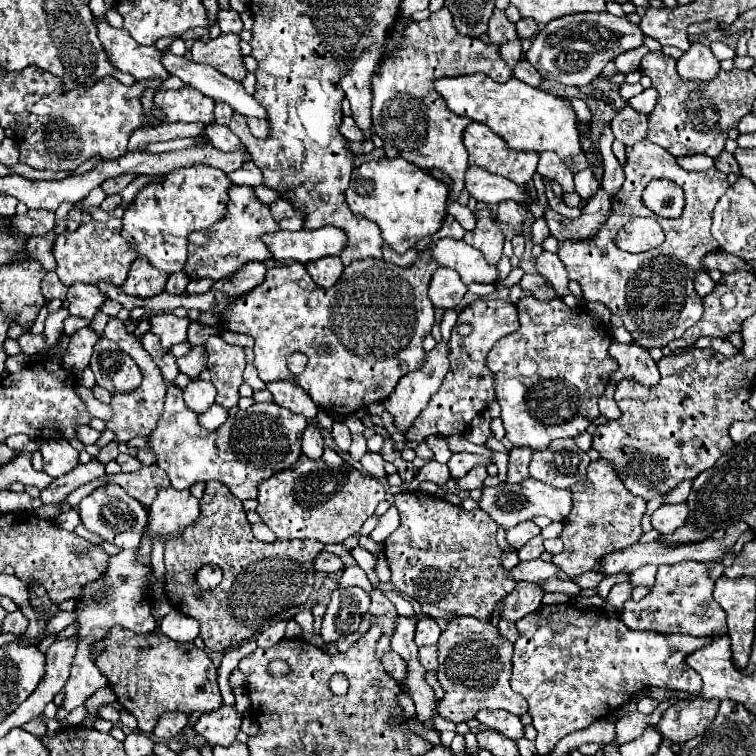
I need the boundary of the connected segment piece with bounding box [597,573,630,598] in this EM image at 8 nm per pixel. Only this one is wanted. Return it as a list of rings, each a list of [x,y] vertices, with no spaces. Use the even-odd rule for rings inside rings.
[[[626,573],[606,575],[605,578],[601,581],[601,583],[599,583],[597,587],[598,596],[602,598],[606,598],[613,585],[622,582],[628,582],[629,578],[630,578],[630,574],[626,574]]]

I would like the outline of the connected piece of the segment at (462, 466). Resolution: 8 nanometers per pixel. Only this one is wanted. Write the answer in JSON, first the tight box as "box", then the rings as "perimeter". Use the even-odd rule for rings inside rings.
{"box":[447,453,489,479],"perimeter":[[[455,453],[449,459],[447,467],[449,467],[451,479],[459,479],[459,477],[463,477],[465,473],[469,473],[479,463],[485,465],[485,463],[489,463],[489,459],[487,457],[481,457],[481,455],[473,455],[473,453]]]}

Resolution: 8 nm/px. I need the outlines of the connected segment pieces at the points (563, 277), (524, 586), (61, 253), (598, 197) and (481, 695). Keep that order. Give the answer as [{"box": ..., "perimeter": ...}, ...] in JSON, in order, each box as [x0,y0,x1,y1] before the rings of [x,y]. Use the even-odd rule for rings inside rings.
[{"box":[535,251,569,297],"perimeter":[[[543,251],[537,259],[535,259],[535,267],[537,267],[537,273],[543,275],[551,287],[557,291],[557,295],[565,297],[569,295],[569,277],[567,277],[567,271],[563,267],[563,263],[559,261],[559,257],[555,253],[547,253]]]},{"box":[499,581,543,623],"perimeter":[[[521,581],[515,585],[515,589],[509,595],[501,599],[503,607],[499,609],[499,617],[515,623],[525,615],[537,611],[537,607],[541,605],[541,597],[543,597],[543,589],[539,585]]]},{"box":[53,215,137,285],"perimeter":[[[87,215],[87,221],[83,222],[83,225],[77,227],[77,231],[57,235],[53,245],[53,255],[57,261],[55,273],[59,275],[63,285],[71,285],[77,281],[97,283],[99,279],[107,279],[115,285],[123,285],[131,263],[137,259],[137,253],[121,237],[119,219],[100,222],[95,221],[90,215]]]},{"box":[543,189,611,241],"perimeter":[[[599,189],[587,207],[583,207],[581,217],[577,219],[565,219],[559,213],[555,213],[549,205],[543,209],[543,217],[547,219],[549,231],[557,241],[563,239],[585,239],[595,235],[599,227],[605,223],[607,213],[611,211],[611,195],[605,193],[605,189]]]},{"box":[437,617,527,723],"perimeter":[[[457,617],[449,621],[437,645],[439,645],[437,677],[445,691],[445,697],[439,701],[441,717],[453,723],[465,723],[473,719],[475,713],[481,709],[505,709],[515,715],[527,713],[527,701],[519,697],[509,685],[513,645],[499,635],[493,623],[479,623],[479,619]]]}]

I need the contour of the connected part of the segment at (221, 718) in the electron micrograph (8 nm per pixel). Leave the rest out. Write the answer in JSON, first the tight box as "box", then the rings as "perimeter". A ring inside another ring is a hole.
{"box":[195,705,241,745],"perimeter":[[[223,705],[211,713],[203,713],[197,723],[195,731],[205,737],[211,745],[231,745],[235,735],[241,731],[241,715],[233,705]]]}

